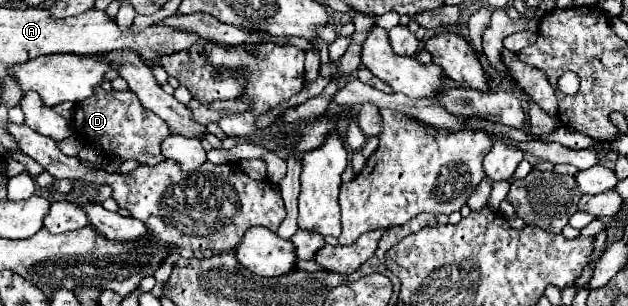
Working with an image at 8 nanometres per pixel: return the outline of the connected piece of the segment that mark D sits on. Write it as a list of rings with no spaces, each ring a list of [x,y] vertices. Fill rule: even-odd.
[[[100,85],[94,95],[80,101],[74,109],[74,131],[86,143],[100,147],[104,155],[116,159],[134,159],[138,165],[158,165],[164,161],[160,143],[170,135],[169,127],[156,114],[147,111],[132,91],[104,91]]]

